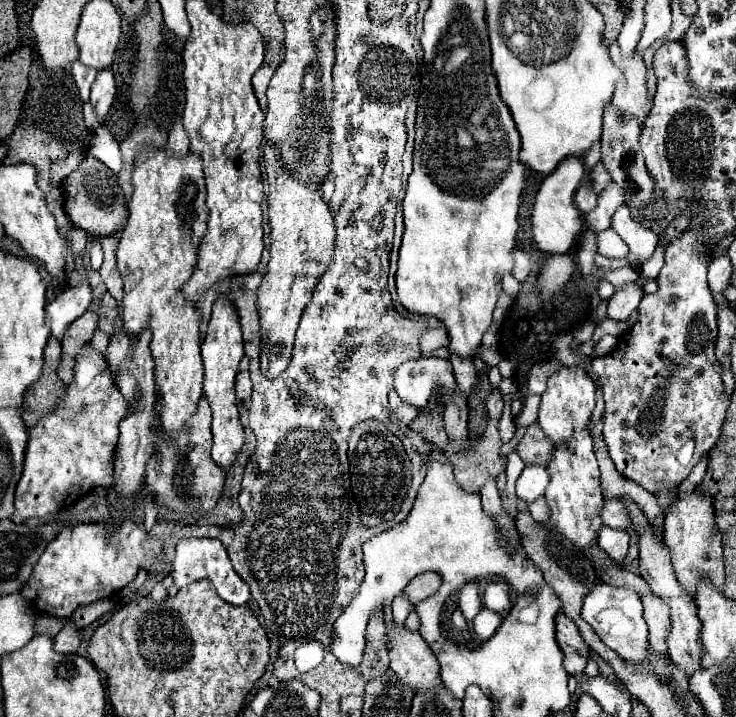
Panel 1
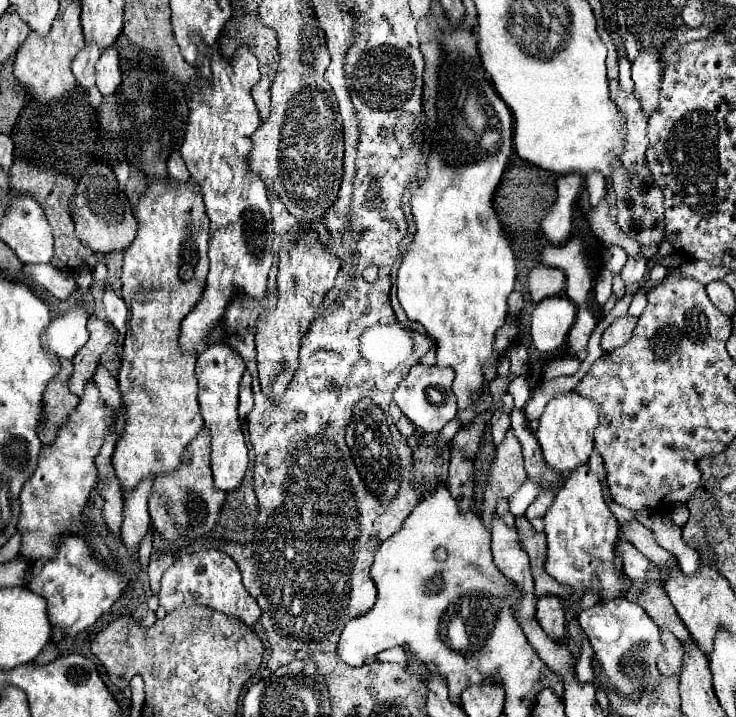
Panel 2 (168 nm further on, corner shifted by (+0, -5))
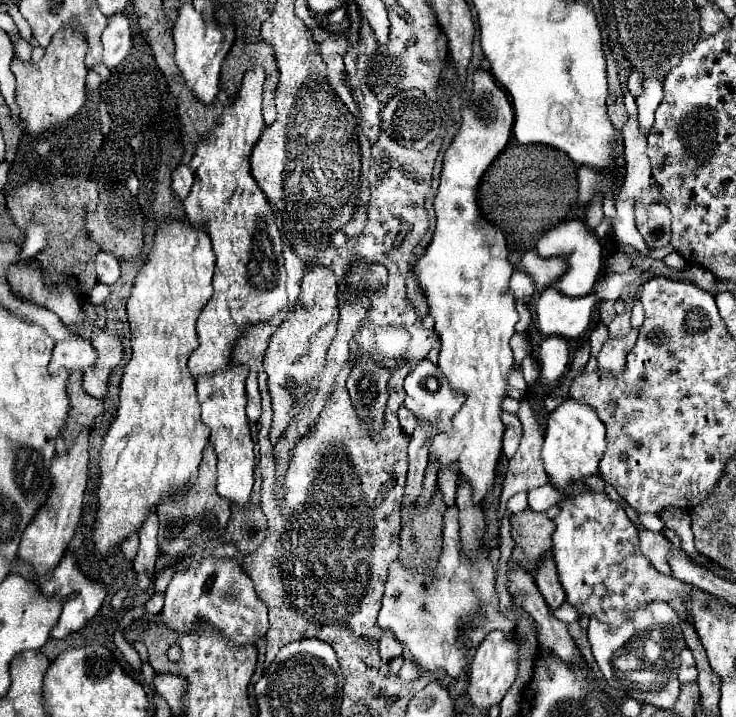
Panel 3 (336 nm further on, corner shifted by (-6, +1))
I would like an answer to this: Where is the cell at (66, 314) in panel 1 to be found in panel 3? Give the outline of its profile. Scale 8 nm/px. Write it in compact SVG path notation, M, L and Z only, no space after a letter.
M78 338L78 340L66 340L66 342L58 342L54 348L54 356L50 362L50 372L58 374L60 368L66 370L80 370L86 372L88 368L92 368L96 362L94 356L94 348L88 340Z

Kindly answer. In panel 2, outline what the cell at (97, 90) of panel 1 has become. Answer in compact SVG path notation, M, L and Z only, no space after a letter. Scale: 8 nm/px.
M108 48L100 54L96 64L96 86L102 96L114 94L120 84L120 66L118 66L118 52L116 48Z

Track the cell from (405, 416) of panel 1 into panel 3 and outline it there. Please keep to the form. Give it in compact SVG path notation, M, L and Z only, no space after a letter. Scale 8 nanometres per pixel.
M400 406L400 412L398 412L398 416L400 416L400 424L402 424L402 428L408 432L408 434L412 434L418 426L420 426L420 422L418 422L418 418L406 408L406 406Z

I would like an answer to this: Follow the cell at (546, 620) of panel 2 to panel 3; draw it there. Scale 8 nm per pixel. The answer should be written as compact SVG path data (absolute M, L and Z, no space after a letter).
M544 554L544 560L540 560L540 564L534 572L534 580L536 580L536 586L542 592L546 604L552 610L558 608L566 600L562 584L558 580L558 572L556 572L556 564L554 564L552 554Z

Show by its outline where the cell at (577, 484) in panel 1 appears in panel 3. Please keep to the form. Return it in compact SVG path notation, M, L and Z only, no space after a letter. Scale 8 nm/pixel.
M586 492L562 500L554 522L552 552L566 602L586 616L594 616L610 626L620 626L648 602L670 602L674 598L714 600L714 596L692 584L660 574L640 552L638 530L624 508L612 502L604 492Z

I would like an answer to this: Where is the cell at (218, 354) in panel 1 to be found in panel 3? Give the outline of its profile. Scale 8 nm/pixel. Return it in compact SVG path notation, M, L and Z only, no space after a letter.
M230 364L226 372L214 372L214 376L202 378L196 384L202 408L202 422L210 428L210 442L218 456L218 494L238 506L244 506L250 500L254 484L254 442L250 436L250 422L244 412L246 376L248 368Z

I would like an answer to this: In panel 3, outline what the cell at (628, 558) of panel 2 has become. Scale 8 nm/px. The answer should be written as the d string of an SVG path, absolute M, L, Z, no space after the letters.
M642 530L640 532L640 548L644 556L654 564L654 568L662 574L670 574L670 564L668 564L668 554L670 554L670 540L662 532L650 532Z

